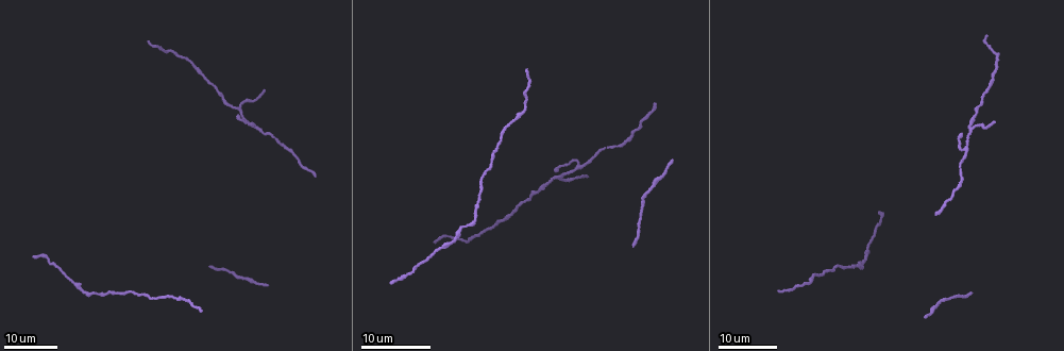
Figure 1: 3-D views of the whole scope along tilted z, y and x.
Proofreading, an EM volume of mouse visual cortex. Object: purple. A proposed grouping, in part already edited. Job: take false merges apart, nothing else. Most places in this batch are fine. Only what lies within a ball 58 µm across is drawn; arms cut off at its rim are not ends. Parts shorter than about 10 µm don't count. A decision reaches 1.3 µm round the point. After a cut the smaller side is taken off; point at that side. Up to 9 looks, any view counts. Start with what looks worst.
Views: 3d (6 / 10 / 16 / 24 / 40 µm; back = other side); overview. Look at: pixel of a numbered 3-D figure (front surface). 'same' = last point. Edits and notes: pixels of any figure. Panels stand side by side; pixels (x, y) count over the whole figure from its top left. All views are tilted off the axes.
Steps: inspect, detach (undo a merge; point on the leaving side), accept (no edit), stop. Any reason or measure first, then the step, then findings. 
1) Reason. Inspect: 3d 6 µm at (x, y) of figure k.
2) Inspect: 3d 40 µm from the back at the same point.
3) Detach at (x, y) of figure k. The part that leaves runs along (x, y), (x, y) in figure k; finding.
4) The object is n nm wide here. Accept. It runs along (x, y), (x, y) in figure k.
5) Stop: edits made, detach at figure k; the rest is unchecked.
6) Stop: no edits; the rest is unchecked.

Thin neck. Inspect: 3d 24 µm at (811, 282) of figure 1.

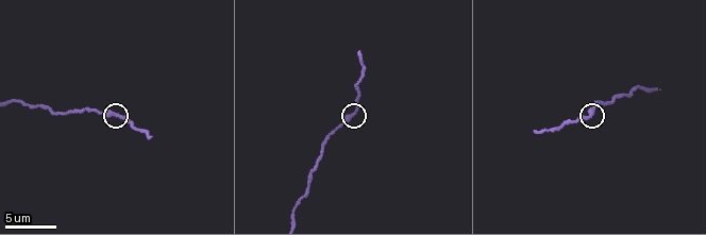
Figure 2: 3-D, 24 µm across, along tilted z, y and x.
Zoom in. Inspect: 3d 6 µm at (589, 115) of figure 2.

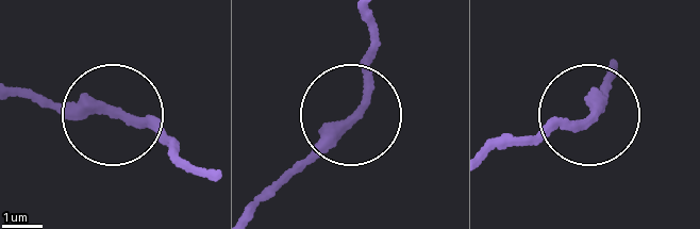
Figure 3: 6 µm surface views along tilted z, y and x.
Other side. Inspect: 3d 6 µm from the back at (360, 109) of figure 3.

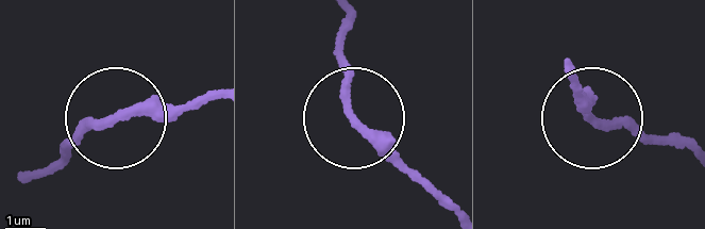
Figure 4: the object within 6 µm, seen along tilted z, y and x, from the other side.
Accept. All the same neuron.

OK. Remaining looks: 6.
Thin neck. Inspect: 3d 16 µm at (99, 292) of figure 1.

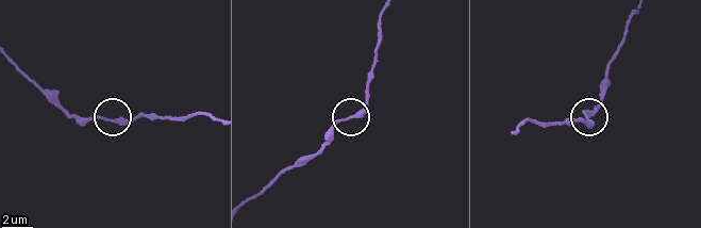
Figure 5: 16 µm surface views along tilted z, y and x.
Inspect: 3d 10 µm at (108, 120) of figure 5.

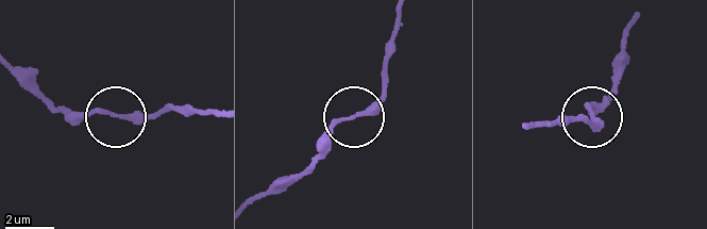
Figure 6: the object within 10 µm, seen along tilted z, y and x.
Inspect: 3d 10 µm from the back at (355, 117) of figure 6.

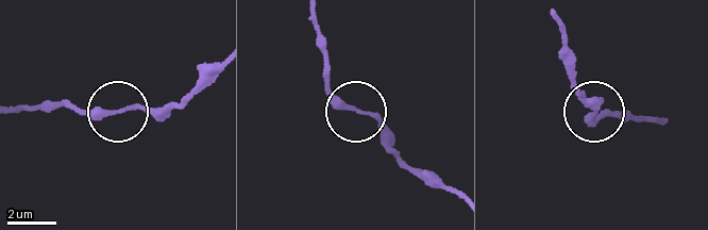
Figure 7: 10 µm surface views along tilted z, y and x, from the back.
Accept. It runs along (17, 107), (41, 101), (118, 113), (147, 107), (169, 115) in figure 7; continuous, no second neuron.

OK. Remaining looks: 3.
Thick turns thin. Inspect: 3d 16 µm at (572, 169) of figure 1.

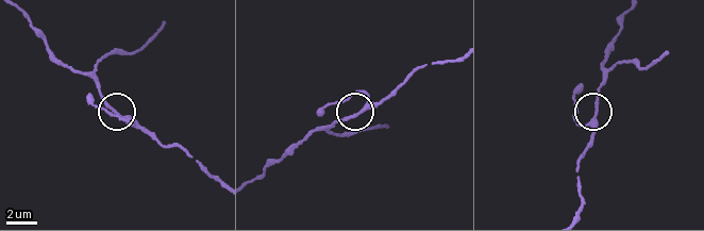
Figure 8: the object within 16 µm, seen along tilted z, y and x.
Zoom in. Inspect: 3d 10 µm at (119, 114) of figure 8.

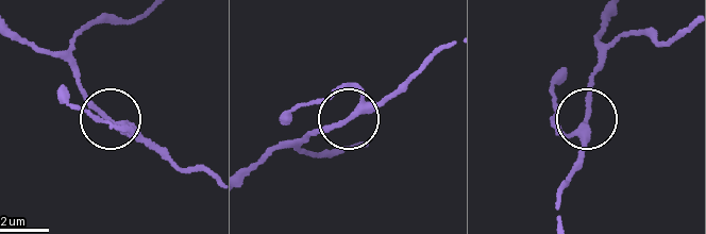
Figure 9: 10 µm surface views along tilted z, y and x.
The object is 240 nm wide here. Accept. All the same neuron.

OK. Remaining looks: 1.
A narrow waist. Inspect: 3d 6 µm at (15, 100) of figure 2.

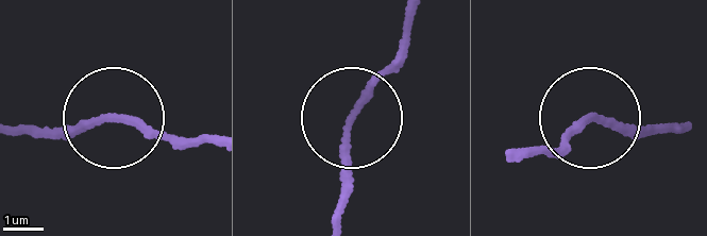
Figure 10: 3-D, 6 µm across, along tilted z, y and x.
Accept. All the same neuron.

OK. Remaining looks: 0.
Stop: no edits; the rest is unchecked.

